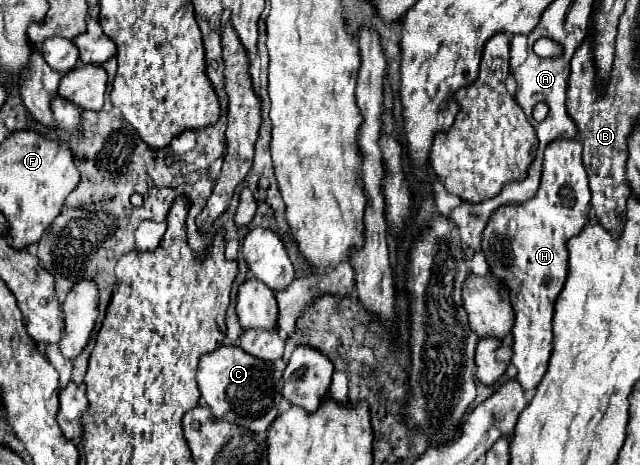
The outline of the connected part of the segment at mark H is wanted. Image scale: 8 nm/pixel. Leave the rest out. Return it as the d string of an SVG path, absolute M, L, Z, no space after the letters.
M558 138L544 152L542 182L536 196L520 204L500 206L482 232L482 252L490 272L510 290L510 304L516 314L512 364L518 368L516 378L526 392L534 392L548 370L554 302L568 276L566 242L584 228L588 212L590 186L582 166L582 142Z

